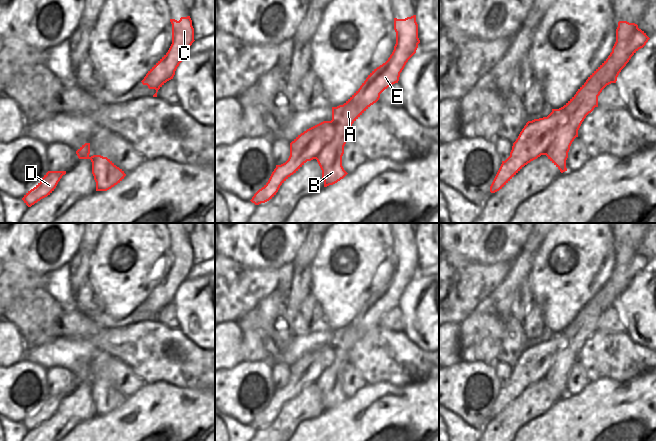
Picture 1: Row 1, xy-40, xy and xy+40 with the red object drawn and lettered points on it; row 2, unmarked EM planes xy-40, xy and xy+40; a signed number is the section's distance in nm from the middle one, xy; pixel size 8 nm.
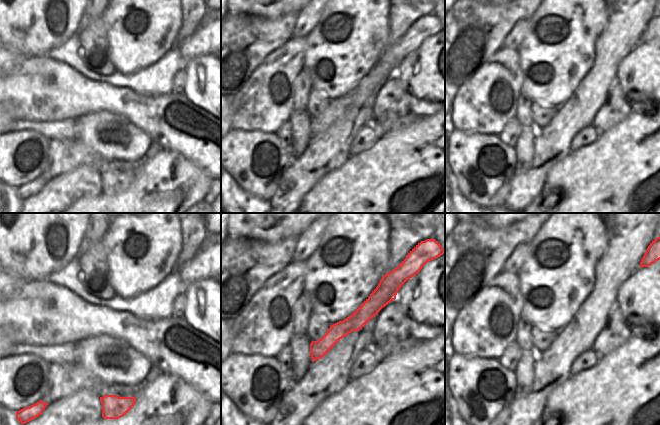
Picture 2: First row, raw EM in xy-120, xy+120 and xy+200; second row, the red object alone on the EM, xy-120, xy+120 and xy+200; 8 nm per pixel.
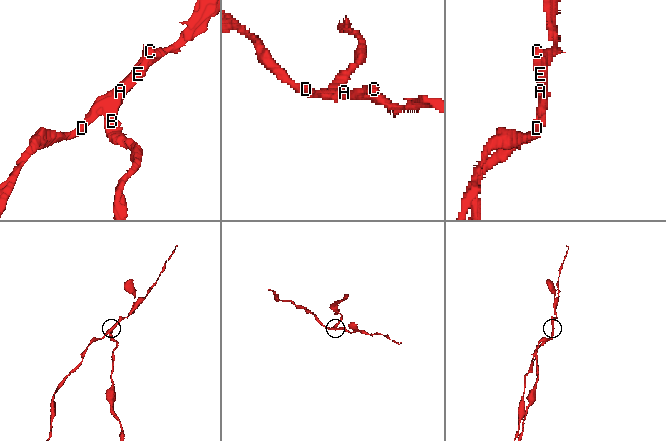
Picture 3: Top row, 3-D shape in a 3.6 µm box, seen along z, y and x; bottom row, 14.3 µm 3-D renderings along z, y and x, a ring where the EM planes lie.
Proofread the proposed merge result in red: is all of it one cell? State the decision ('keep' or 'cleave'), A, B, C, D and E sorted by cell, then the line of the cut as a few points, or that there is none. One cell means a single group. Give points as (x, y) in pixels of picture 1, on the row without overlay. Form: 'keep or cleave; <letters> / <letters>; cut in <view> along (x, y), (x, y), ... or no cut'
cleave; A C D E / B; cut in xy along (348, 360), (337, 357), (315, 382)

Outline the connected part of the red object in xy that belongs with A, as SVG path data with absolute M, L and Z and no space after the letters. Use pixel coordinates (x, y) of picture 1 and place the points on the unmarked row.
M416 239L394 242L394 254L396 268L388 284L374 293L343 329L332 331L331 345L323 345L307 353L290 367L288 384L276 389L268 406L250 424L252 427L259 429L272 423L280 410L307 385L316 383L337 357L350 361L352 348L379 324L385 313L398 307L400 297L420 267Z

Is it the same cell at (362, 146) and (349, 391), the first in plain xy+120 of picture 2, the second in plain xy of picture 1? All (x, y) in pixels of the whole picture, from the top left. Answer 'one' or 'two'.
one

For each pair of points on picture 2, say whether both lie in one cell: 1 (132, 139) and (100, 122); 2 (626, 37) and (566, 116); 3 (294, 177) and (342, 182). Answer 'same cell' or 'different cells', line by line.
1: same cell
2: same cell
3: different cells

